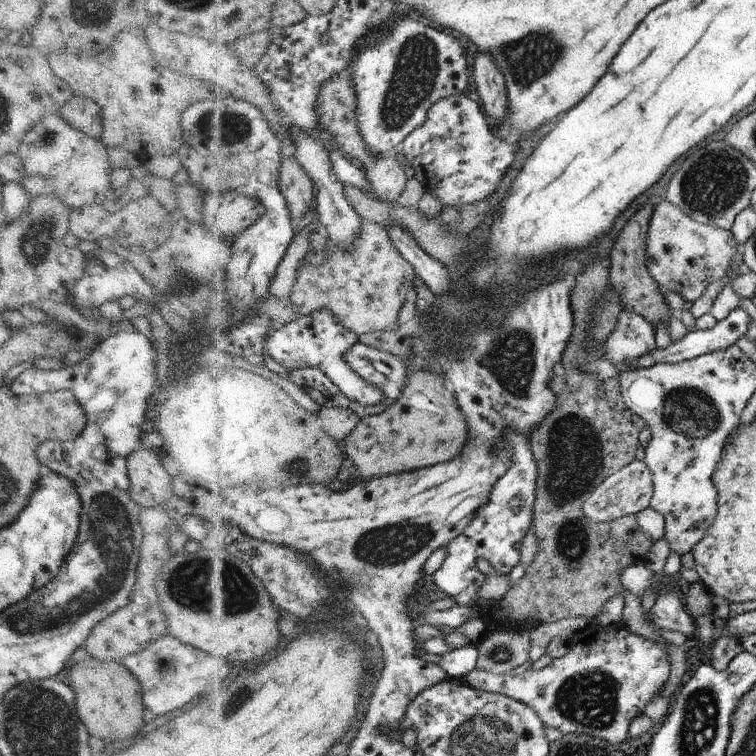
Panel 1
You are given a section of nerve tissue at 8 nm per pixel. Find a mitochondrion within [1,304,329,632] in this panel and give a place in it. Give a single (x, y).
(197, 585)

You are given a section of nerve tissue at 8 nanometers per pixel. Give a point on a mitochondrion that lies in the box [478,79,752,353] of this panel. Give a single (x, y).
(715, 180)

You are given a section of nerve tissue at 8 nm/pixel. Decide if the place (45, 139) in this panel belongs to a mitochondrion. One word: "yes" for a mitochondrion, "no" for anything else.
yes

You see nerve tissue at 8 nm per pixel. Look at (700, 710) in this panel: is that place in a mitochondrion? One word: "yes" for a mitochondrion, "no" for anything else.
yes

